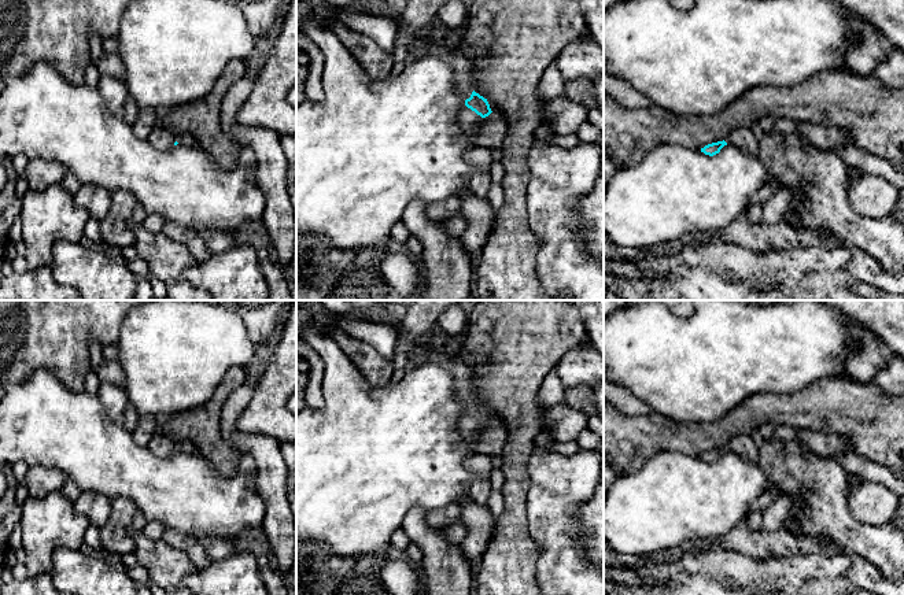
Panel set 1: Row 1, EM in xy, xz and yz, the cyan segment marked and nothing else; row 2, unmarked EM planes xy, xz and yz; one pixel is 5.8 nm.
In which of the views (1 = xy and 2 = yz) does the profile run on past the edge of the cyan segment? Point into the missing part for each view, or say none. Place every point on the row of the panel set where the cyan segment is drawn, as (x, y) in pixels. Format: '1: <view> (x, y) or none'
1: xy (184, 140)
2: yz (744, 139)

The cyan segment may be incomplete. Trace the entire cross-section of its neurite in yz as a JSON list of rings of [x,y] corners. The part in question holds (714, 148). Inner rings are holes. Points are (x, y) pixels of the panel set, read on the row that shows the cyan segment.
[[[750,128],[735,129],[723,141],[712,143],[701,148],[701,152],[713,156],[727,144],[742,149],[749,156],[759,156],[760,144]]]

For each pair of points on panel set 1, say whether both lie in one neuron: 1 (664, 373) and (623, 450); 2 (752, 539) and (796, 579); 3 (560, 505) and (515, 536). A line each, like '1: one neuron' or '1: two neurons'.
1: two neurons
2: two neurons
3: two neurons

